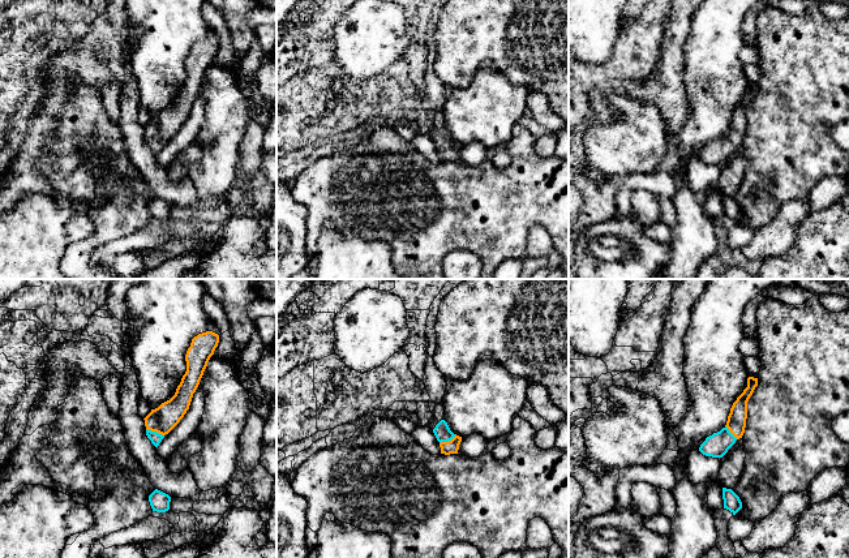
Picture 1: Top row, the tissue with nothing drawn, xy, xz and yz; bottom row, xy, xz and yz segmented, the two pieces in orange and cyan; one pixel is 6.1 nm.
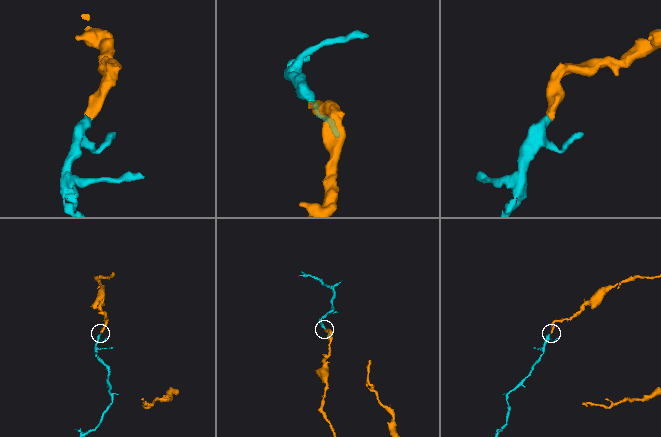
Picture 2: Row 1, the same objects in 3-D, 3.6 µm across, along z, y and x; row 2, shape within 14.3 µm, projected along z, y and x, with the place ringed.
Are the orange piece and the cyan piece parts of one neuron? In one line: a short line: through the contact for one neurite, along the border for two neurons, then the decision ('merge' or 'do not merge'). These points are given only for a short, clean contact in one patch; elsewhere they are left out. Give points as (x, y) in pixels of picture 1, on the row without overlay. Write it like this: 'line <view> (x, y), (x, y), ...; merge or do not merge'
line xy (163, 127), (155, 138), (155, 146); merge

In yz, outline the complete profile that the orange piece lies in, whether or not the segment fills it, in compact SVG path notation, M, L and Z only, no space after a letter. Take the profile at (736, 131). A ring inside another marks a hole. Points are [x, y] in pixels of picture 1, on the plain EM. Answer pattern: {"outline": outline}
{"outline": "M749 85L747 95L730 116L726 133L717 141L707 145L699 159L706 164L722 166L728 158L742 146L747 126L747 110L758 94L758 86Z"}

